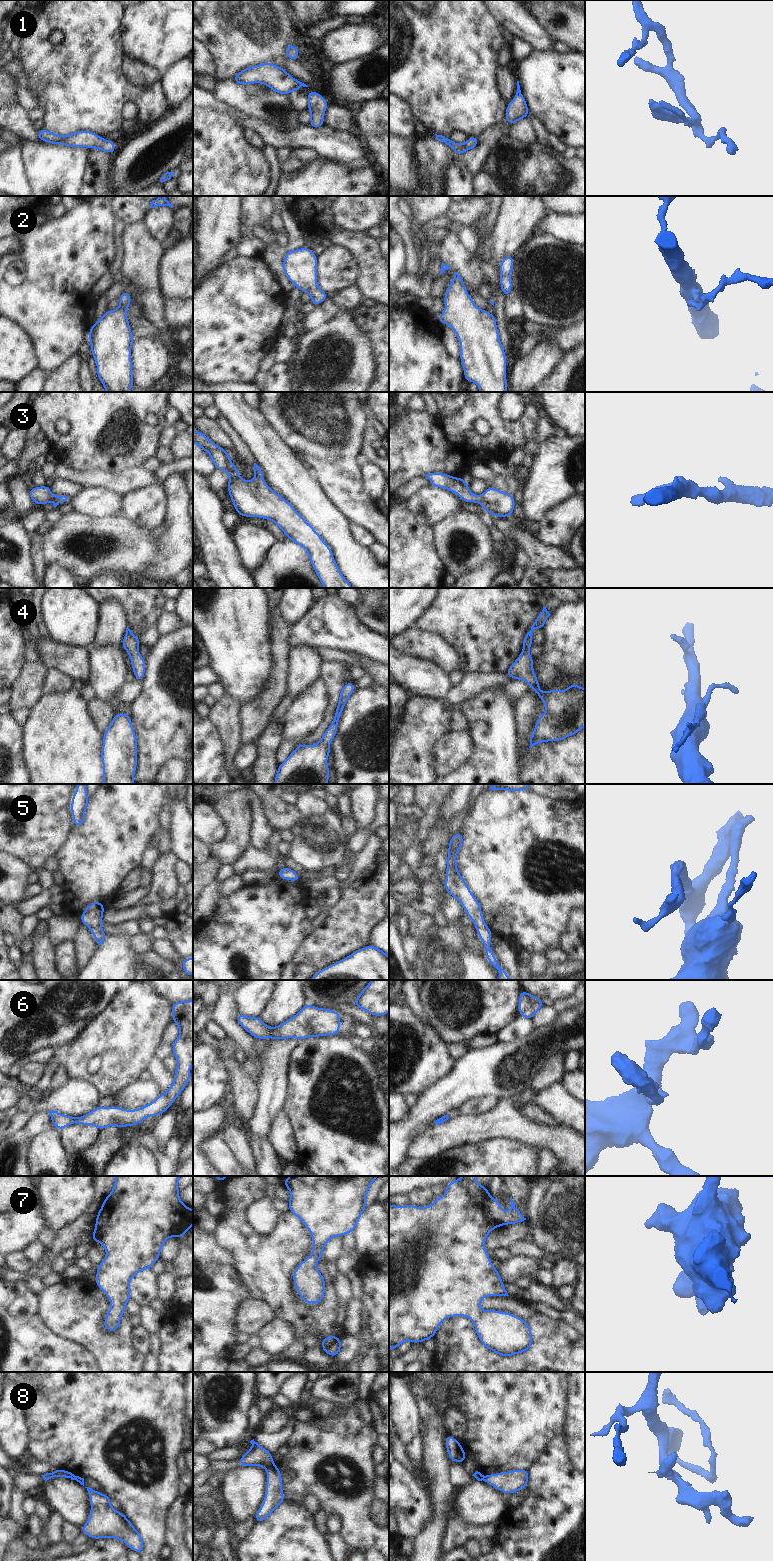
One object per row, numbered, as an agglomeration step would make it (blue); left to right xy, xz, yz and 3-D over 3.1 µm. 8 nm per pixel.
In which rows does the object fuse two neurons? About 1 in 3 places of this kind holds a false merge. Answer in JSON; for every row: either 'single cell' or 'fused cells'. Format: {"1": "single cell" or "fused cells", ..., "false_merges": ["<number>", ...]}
{"1": "single cell", "2": "single cell", "3": "single cell", "4": "single cell", "5": "single cell", "6": "single cell", "7": "single cell", "8": "fused cells", "false_merges": ["8"]}

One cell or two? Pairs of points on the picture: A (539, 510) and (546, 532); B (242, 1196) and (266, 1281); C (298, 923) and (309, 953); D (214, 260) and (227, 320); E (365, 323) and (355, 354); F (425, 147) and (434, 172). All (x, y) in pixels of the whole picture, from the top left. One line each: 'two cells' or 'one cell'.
A: two cells
B: one cell
C: two cells
D: two cells
E: two cells
F: one cell

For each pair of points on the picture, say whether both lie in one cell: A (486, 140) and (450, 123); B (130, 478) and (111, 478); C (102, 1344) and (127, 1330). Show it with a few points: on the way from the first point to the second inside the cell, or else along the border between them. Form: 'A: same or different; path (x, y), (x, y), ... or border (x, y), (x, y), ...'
A: different; border (500, 124), (490, 126), (480, 138)
B: same; path (125, 478), (116, 478)
C: same; path (108, 1344), (113, 1344), (121, 1336)

